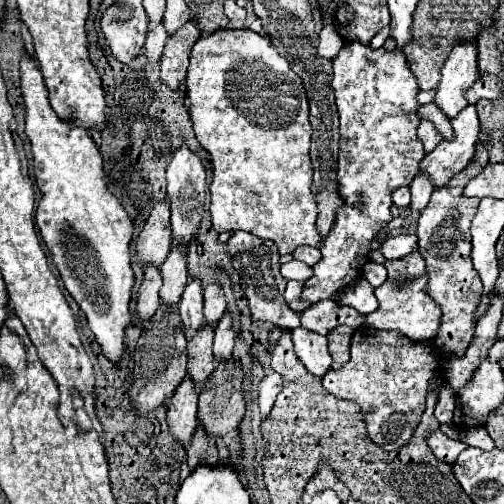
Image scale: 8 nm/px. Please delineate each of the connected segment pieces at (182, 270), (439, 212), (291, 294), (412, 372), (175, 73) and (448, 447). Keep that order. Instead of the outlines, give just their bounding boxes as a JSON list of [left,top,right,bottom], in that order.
[[160,247,188,307],[418,143,488,357],[286,281,306,309],[322,325,438,449],[160,23,200,91],[428,431,468,465]]

